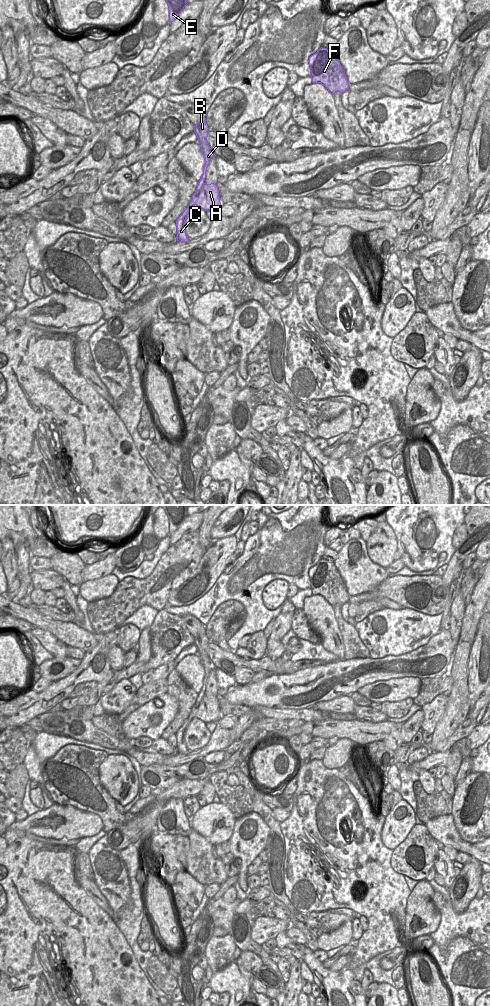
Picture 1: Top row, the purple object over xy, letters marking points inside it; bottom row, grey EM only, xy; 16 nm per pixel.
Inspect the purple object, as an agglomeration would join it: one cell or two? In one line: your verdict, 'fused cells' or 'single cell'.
fused cells

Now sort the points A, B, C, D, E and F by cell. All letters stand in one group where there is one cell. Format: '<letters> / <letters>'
A / B C D E F

